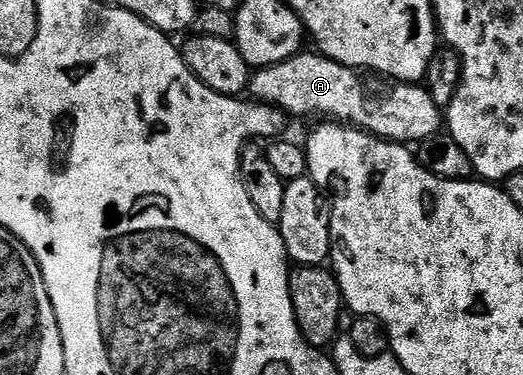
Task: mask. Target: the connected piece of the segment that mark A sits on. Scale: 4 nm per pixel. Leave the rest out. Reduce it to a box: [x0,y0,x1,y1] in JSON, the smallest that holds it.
[250,51,442,143]

